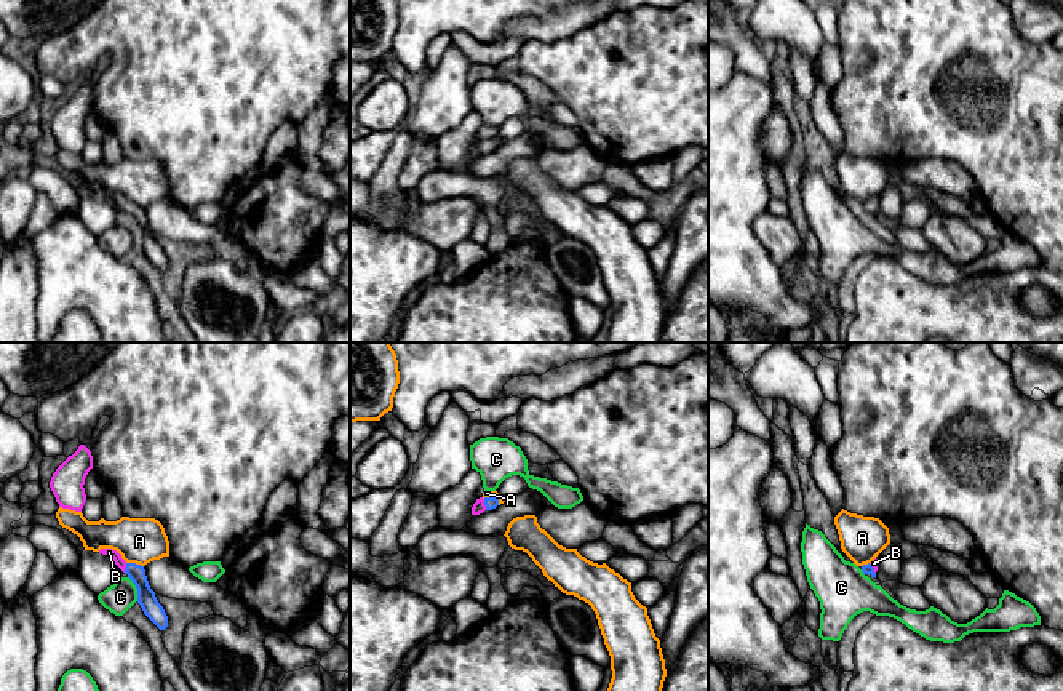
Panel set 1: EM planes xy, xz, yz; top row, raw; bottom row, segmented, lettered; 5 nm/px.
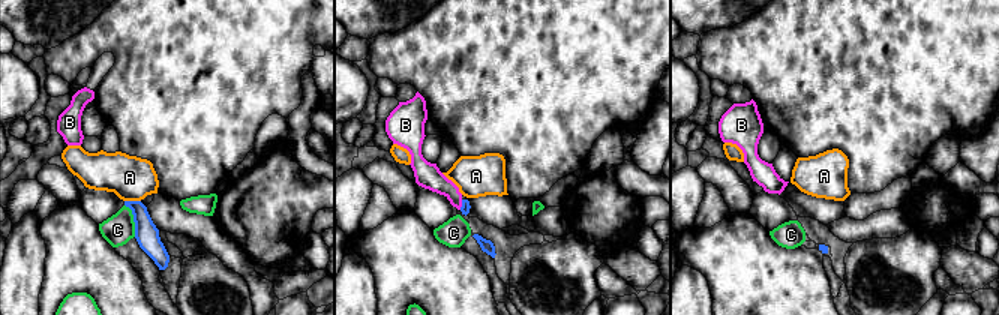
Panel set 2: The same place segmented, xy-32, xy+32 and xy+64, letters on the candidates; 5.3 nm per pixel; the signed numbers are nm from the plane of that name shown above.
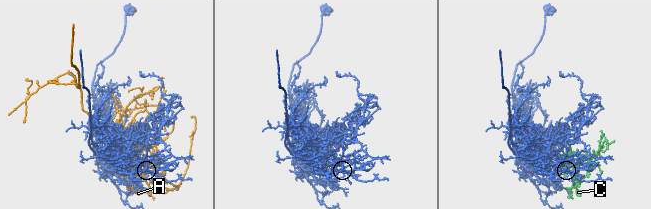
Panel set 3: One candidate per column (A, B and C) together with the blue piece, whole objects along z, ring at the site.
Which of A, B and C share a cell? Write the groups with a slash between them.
A / B / C

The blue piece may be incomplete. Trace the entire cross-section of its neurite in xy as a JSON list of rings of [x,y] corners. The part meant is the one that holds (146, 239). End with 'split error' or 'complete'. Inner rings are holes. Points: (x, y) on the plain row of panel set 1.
[[[101,190],[99,195],[110,198],[115,206],[133,222],[137,230],[137,245],[144,256],[160,270],[168,269],[168,258],[150,230],[145,211],[136,205],[126,205],[117,192]]] | split error

